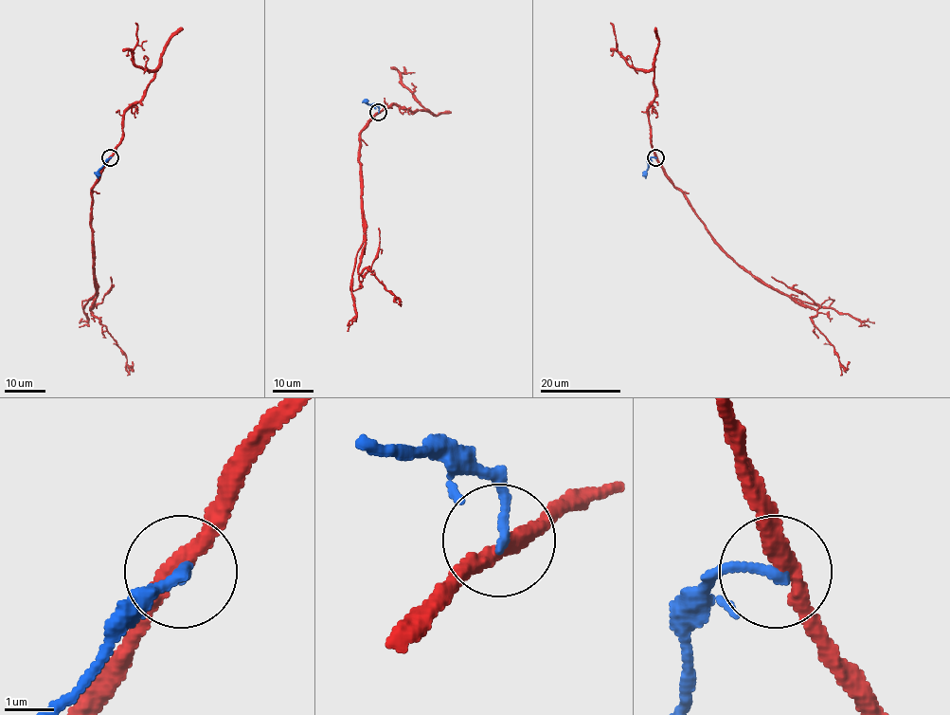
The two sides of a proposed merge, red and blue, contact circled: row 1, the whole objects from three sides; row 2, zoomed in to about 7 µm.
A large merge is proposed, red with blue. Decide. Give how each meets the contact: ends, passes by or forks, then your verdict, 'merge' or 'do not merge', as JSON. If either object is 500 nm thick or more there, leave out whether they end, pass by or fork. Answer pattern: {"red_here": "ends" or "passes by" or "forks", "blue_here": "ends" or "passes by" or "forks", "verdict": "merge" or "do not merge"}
{"red_here": "passes by", "blue_here": "ends", "verdict": "do not merge"}

